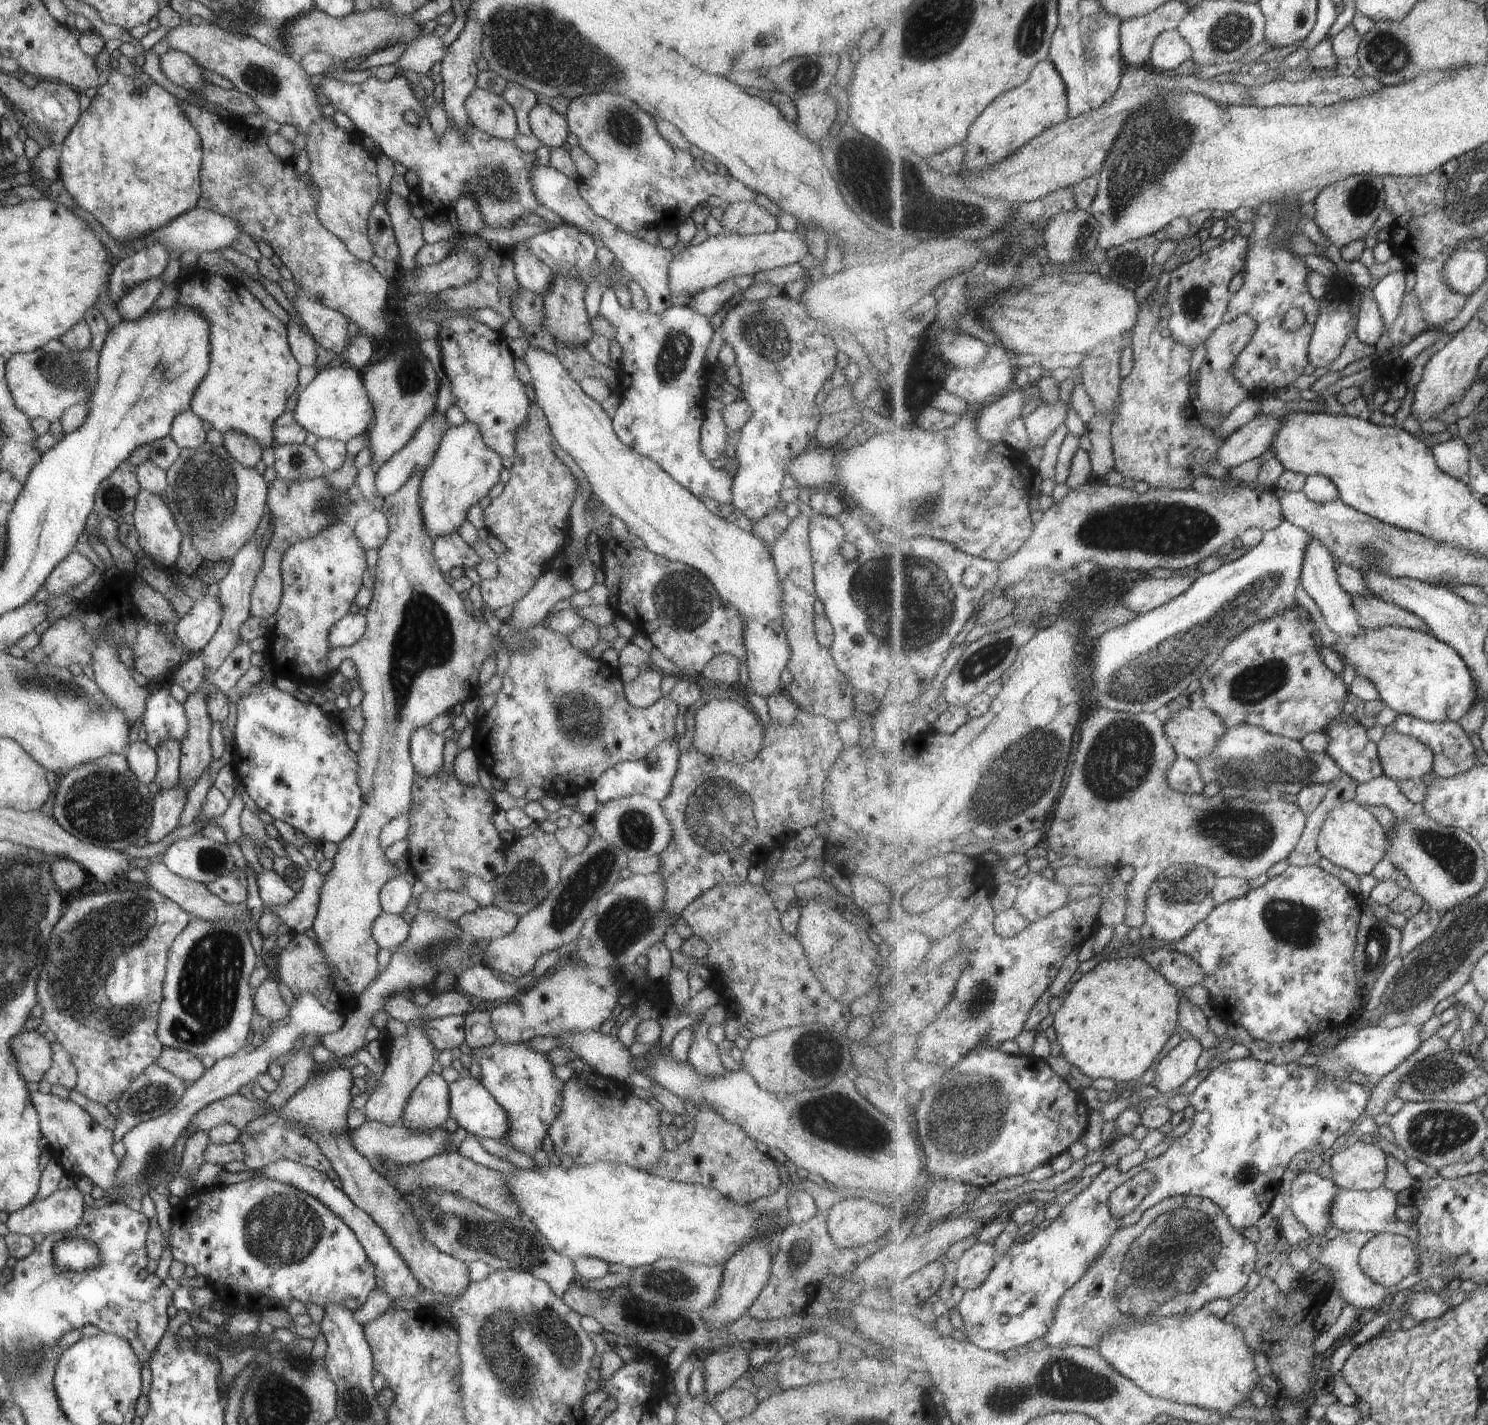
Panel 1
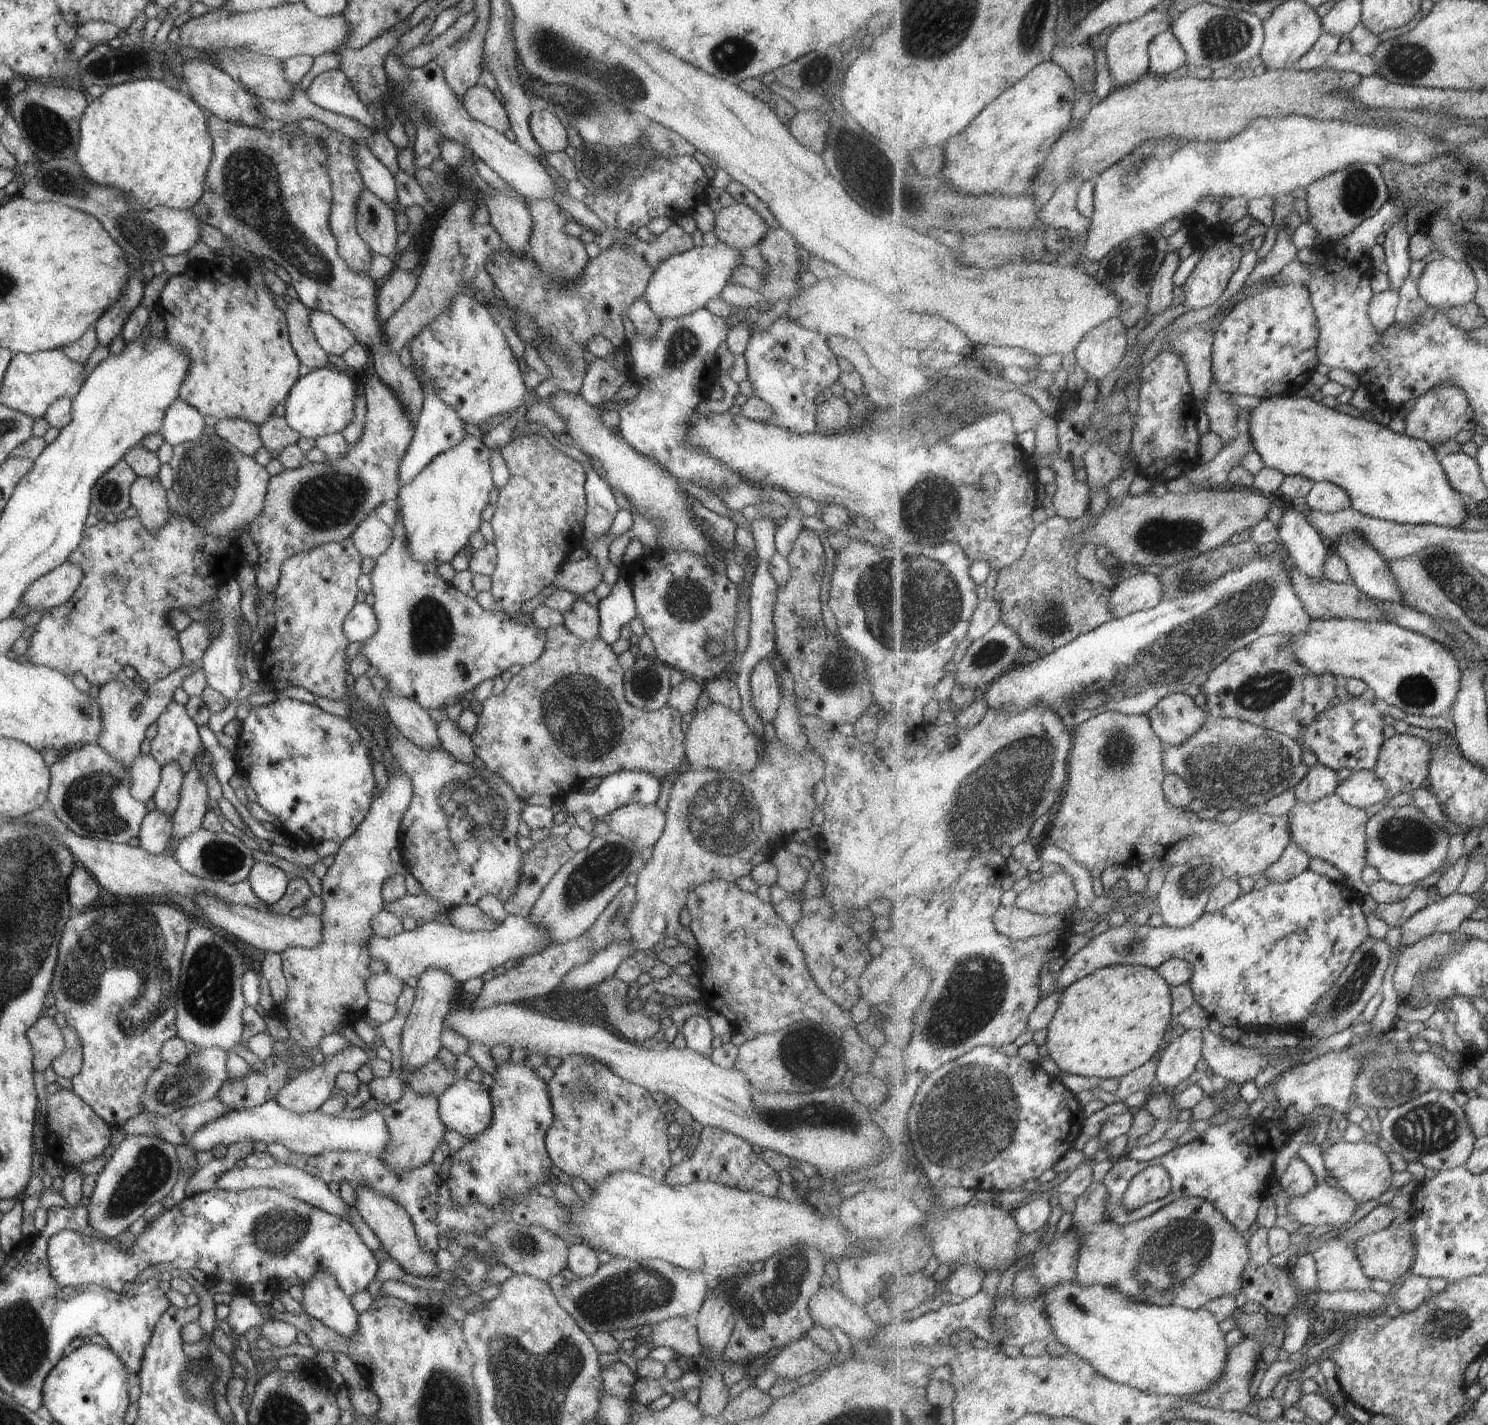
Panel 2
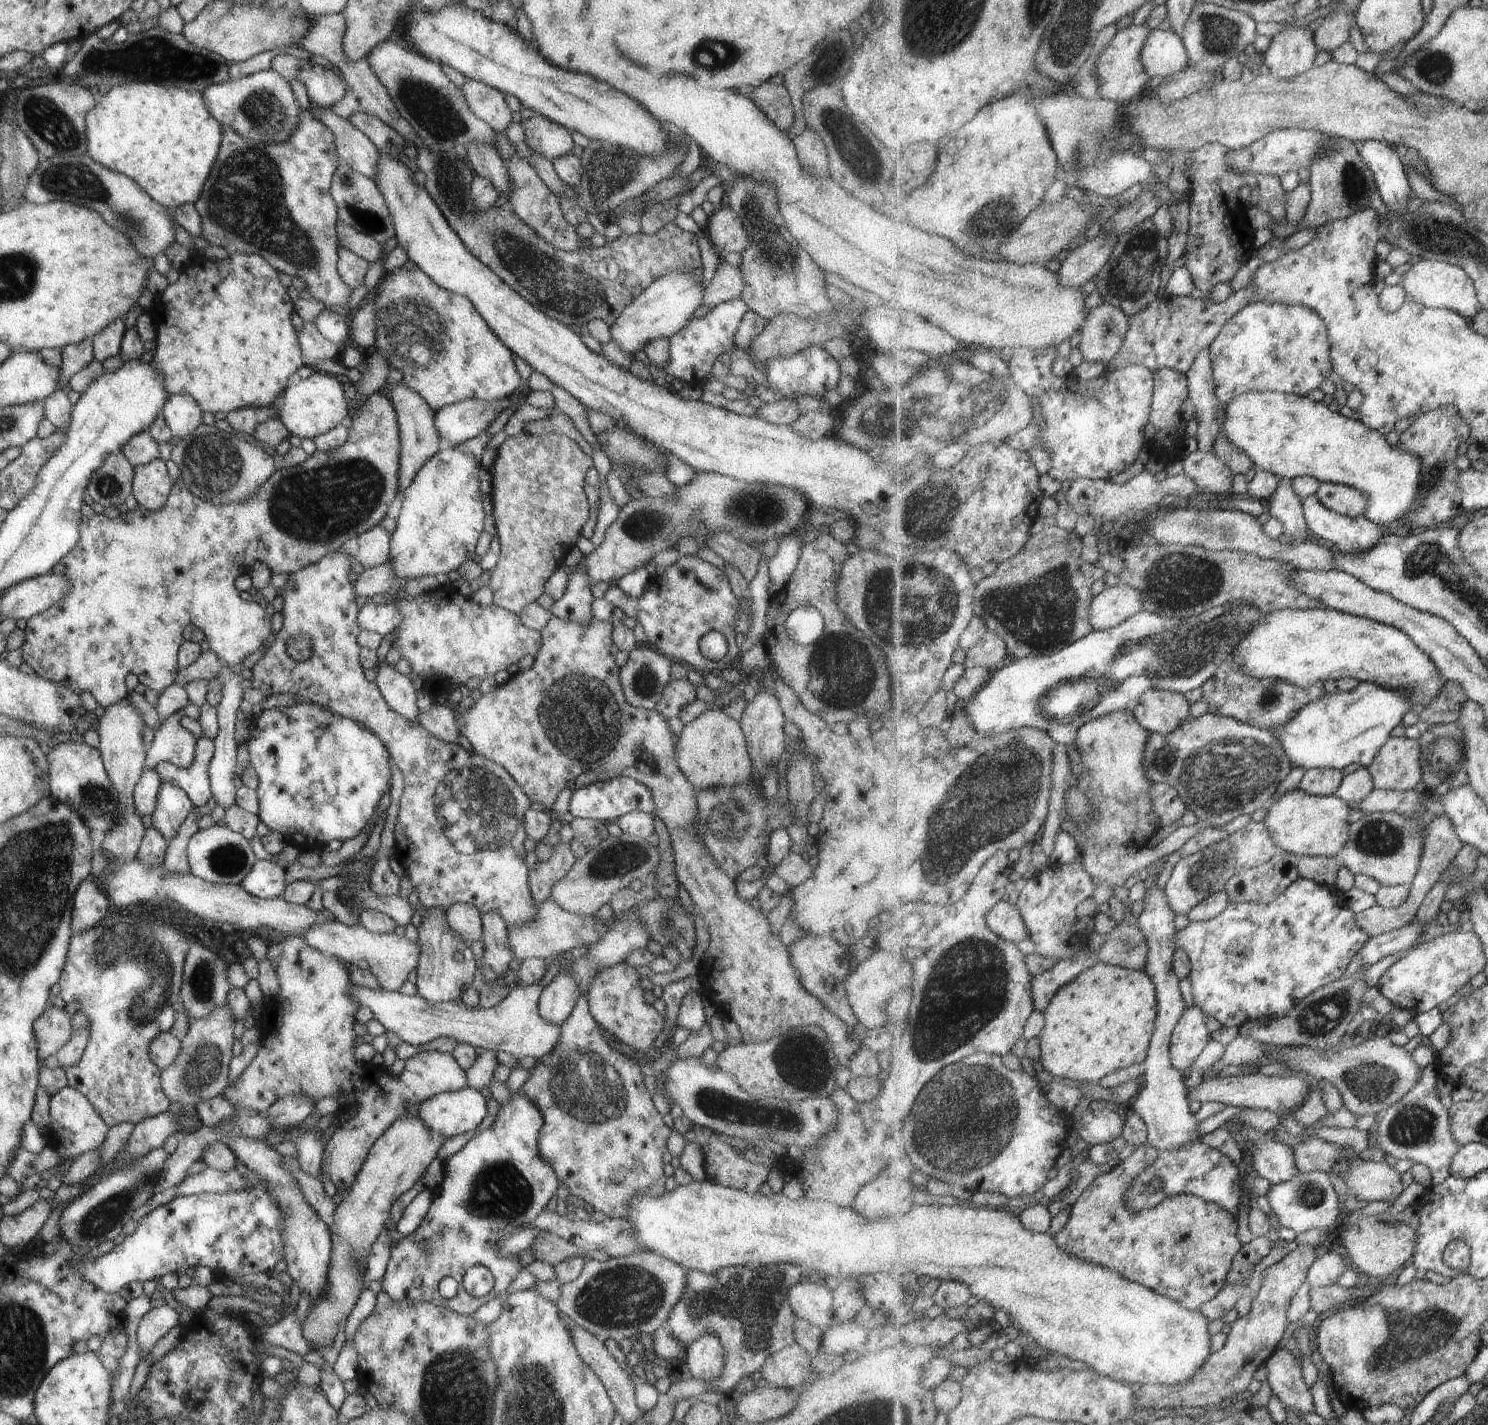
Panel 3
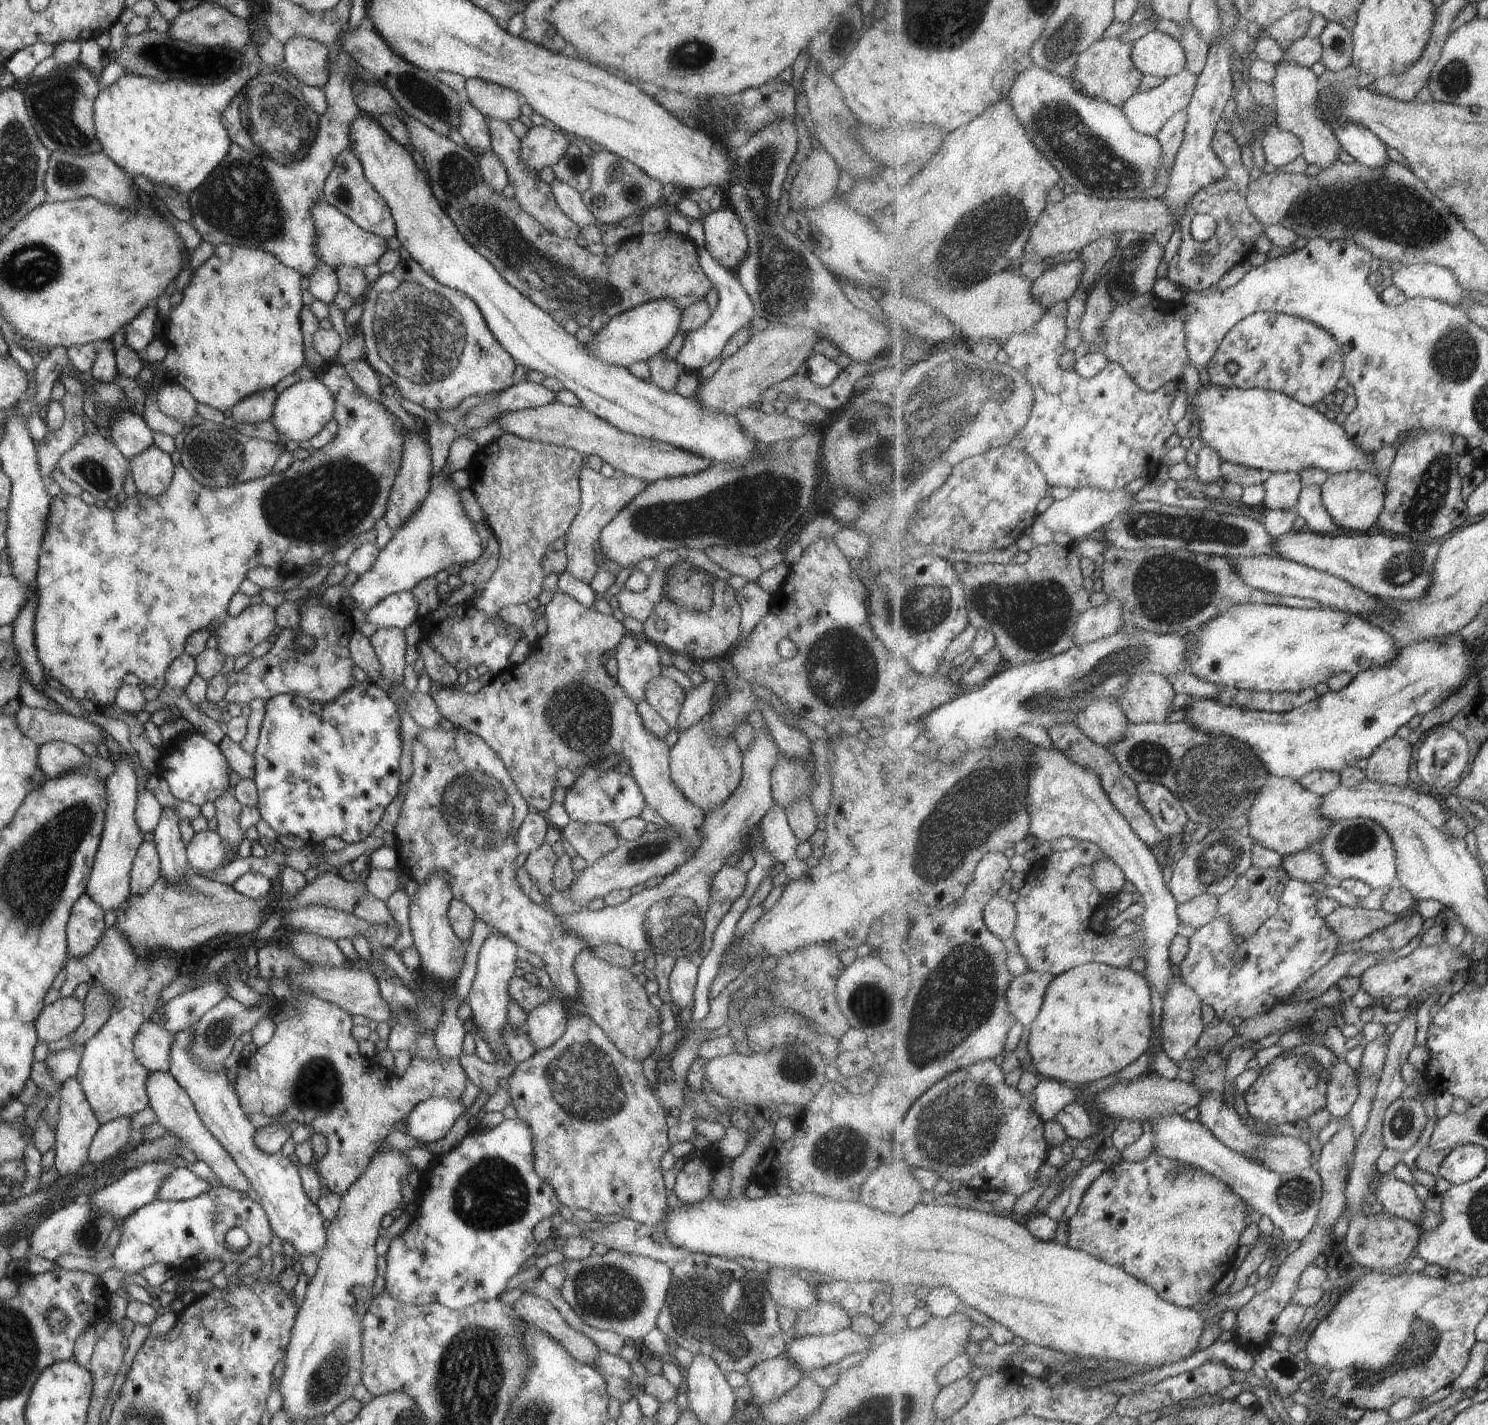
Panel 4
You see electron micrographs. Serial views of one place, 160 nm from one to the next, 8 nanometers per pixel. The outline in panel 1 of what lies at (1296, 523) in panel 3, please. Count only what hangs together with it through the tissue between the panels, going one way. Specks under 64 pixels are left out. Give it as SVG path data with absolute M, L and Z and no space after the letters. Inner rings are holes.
M1311 538L1302 562L1302 586L1320 608L1329 630L1336 636L1360 635L1364 630L1359 624L1358 612L1354 609L1350 594L1341 586L1338 579L1336 558L1322 542Z

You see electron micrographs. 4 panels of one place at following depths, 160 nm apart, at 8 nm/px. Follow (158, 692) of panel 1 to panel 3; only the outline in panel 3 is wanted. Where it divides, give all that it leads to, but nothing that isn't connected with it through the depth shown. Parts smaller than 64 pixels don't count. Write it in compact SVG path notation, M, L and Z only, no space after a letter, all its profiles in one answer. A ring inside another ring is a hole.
M207 737L196 739L194 757L187 768L158 762L154 766L161 781L176 784L188 796L194 806L203 806L212 796L208 779L208 764L214 753L214 742Z

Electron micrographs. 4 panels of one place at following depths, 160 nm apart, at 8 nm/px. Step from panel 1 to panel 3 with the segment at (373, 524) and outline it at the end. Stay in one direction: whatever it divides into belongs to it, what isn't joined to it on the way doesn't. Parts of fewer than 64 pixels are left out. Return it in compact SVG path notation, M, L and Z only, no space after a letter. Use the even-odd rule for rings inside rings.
M379 524L356 536L357 552L353 556L364 569L379 566L388 560L390 534Z

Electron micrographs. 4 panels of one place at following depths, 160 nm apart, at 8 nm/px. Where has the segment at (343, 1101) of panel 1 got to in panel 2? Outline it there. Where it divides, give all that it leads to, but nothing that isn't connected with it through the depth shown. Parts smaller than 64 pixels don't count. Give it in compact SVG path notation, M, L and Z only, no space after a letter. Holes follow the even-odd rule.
M356 1187L355 1207L371 1232L377 1236L379 1246L383 1247L388 1255L399 1263L399 1266L413 1276L435 1277L440 1271L435 1269L435 1253L425 1251L418 1244L414 1231L414 1224L404 1208L393 1202L389 1197L378 1195L367 1187Z

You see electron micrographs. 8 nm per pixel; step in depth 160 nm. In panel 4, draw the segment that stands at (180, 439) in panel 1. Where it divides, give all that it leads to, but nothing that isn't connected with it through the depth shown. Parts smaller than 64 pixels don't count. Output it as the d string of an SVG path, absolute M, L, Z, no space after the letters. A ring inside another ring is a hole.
M165 383L156 392L156 405L165 416L176 418L185 424L185 429L191 424L195 414L196 400L185 388L177 383Z

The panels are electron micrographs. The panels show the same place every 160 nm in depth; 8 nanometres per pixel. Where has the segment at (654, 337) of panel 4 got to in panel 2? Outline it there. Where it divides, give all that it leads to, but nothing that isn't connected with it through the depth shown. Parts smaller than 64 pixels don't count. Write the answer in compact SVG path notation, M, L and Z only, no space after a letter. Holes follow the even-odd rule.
M723 243L715 246L703 244L700 247L690 248L688 251L671 255L650 276L642 297L647 306L659 317L674 319L706 306L709 298L718 295L726 285L727 277L737 265L741 265L738 256L741 251L728 247Z

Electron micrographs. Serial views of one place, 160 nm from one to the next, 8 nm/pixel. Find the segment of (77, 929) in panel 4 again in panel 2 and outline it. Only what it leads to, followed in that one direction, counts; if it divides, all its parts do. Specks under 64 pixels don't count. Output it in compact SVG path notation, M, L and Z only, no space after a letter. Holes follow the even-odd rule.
M77 864L66 880L68 901L73 906L73 912L83 912L99 894L96 880L81 866Z

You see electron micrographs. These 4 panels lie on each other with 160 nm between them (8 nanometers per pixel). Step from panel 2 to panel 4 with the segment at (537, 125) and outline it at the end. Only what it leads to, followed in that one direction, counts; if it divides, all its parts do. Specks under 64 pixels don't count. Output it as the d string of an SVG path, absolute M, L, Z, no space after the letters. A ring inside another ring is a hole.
M533 125L520 139L519 156L527 170L537 171L555 164L569 144L569 137L544 125Z

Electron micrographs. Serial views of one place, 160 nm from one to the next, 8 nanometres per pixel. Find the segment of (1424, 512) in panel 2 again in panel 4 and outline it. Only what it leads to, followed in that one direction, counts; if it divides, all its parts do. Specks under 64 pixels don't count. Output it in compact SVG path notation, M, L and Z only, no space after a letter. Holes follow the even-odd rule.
M1209 379L1208 383L1200 385L1195 391L1190 405L1187 405L1187 412L1191 413L1190 422L1195 419L1199 423L1199 438L1202 442L1214 448L1223 461L1234 465L1264 471L1267 475L1289 471L1300 474L1303 469L1315 467L1332 475L1349 471L1369 471L1380 476L1378 468L1374 465L1375 453L1367 453L1355 445L1347 436L1343 424L1327 420L1315 408L1301 404L1298 400L1277 391L1237 387L1223 390Z

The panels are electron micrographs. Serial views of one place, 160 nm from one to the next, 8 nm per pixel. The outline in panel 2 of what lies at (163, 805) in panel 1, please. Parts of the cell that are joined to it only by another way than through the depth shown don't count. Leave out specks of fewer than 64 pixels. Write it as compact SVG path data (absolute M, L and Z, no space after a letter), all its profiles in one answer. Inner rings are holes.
M157 809L147 813L140 820L138 834L138 847L149 854L158 855L165 850L170 840L171 817L167 817Z

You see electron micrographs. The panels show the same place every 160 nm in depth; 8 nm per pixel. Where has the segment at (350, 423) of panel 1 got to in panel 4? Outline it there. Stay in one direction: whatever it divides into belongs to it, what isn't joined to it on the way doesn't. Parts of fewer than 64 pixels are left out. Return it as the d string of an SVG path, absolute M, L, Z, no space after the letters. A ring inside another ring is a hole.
M316 375L308 380L301 379L276 395L269 421L285 441L309 440L332 417L333 407L334 402L331 393L323 386L318 375Z

